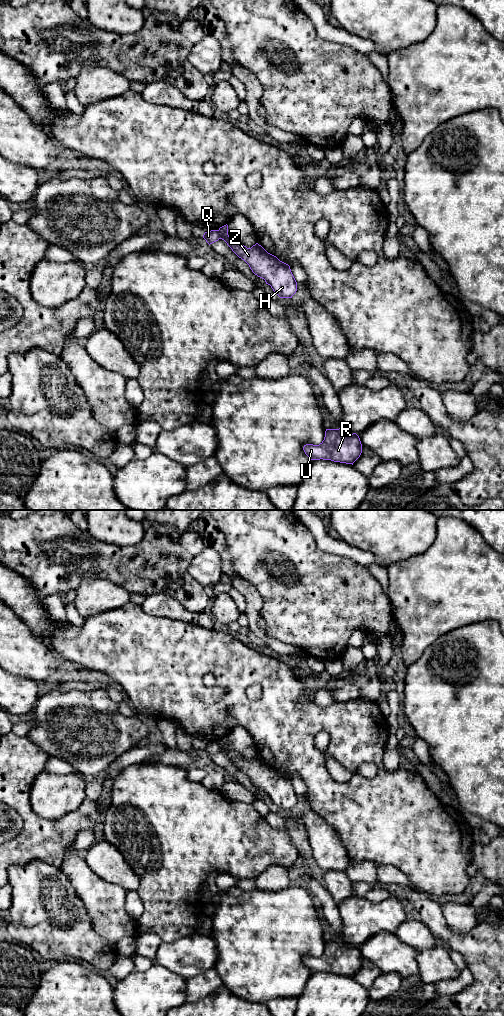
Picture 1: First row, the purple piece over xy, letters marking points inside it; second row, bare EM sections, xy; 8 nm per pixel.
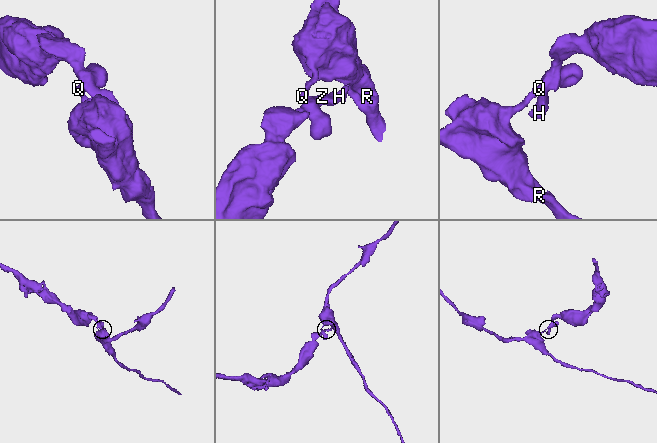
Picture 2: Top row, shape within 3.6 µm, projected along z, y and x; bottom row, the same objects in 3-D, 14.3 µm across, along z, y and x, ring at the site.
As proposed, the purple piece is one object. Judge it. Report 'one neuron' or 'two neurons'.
two neurons

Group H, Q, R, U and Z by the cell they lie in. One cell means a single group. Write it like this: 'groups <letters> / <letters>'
groups H Z / Q R U

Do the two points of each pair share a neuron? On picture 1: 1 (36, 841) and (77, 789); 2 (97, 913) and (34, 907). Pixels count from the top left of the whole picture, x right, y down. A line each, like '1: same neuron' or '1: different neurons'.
1: different neurons
2: different neurons

